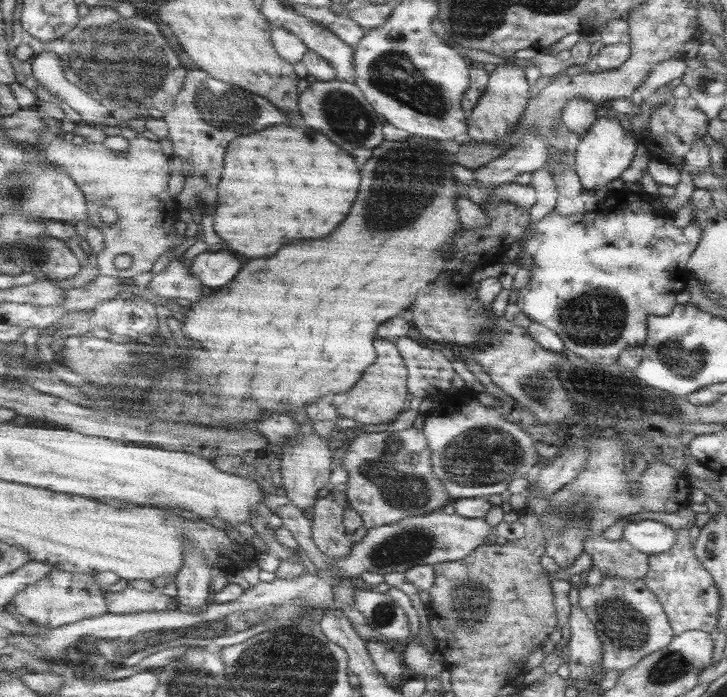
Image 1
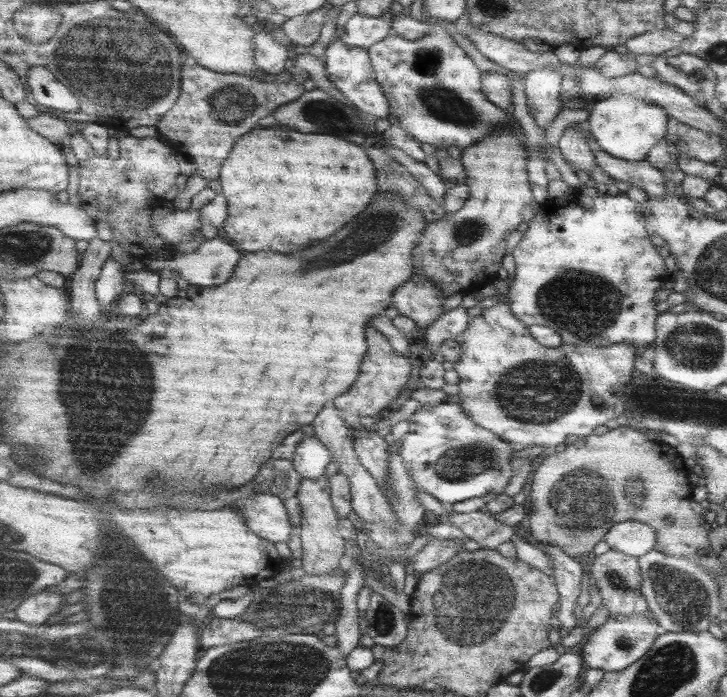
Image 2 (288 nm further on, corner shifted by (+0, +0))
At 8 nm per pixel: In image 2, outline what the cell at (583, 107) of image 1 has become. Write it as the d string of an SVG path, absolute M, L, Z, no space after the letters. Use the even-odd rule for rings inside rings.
M579 124L567 126L563 132L563 138L559 140L561 154L569 164L573 164L575 170L585 170L585 172L595 172L599 170L595 164L595 156L587 144L587 132Z

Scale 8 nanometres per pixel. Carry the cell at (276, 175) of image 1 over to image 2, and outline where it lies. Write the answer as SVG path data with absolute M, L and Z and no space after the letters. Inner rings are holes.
M275 124L271 128L255 128L243 136L227 164L223 164L223 194L229 200L229 218L225 222L225 232L231 242L245 252L273 250L295 254L311 248L335 232L339 232L347 222L357 218L377 194L375 168L365 152L365 148L329 134L303 134L293 128Z

